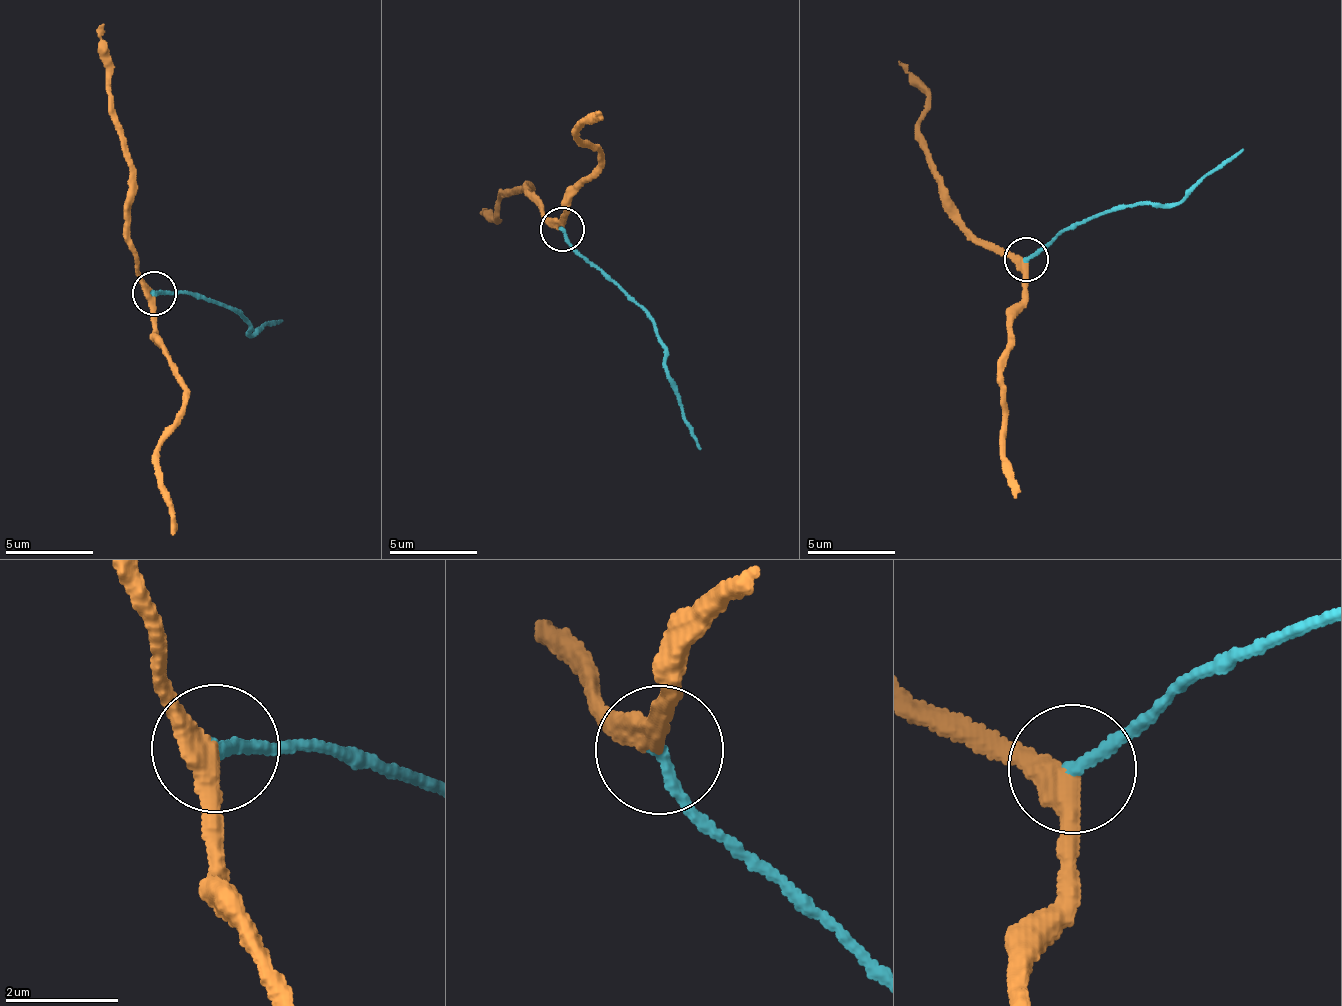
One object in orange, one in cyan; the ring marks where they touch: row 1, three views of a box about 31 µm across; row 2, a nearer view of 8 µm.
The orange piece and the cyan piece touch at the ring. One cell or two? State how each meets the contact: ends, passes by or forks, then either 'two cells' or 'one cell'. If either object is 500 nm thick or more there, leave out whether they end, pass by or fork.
orange passes by | cyan ends | one cell

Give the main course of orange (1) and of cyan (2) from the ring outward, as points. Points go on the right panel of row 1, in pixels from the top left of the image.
1: (1025, 257), (1006, 252), (970, 232), (920, 136), (924, 82), (897, 60)
2: (1025, 257), (1058, 234), (1124, 207), (1177, 205), (1242, 150)

